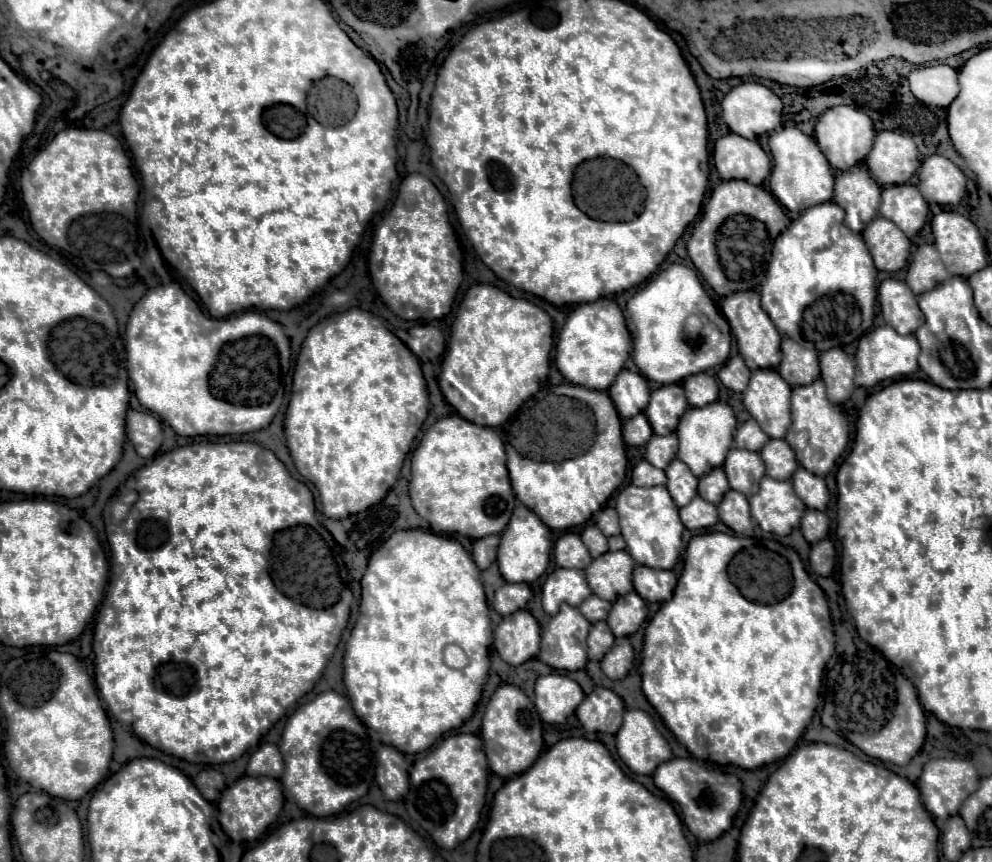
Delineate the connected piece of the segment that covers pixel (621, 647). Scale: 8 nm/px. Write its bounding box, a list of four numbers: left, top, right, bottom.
[601,637,633,679]

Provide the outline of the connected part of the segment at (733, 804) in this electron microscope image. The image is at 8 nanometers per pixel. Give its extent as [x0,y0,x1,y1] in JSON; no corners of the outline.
[653,757,743,841]

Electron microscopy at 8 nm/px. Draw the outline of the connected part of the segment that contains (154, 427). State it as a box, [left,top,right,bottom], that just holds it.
[127,409,163,459]

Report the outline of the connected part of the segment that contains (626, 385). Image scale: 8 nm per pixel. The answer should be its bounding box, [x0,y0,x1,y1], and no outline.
[609,369,649,419]

